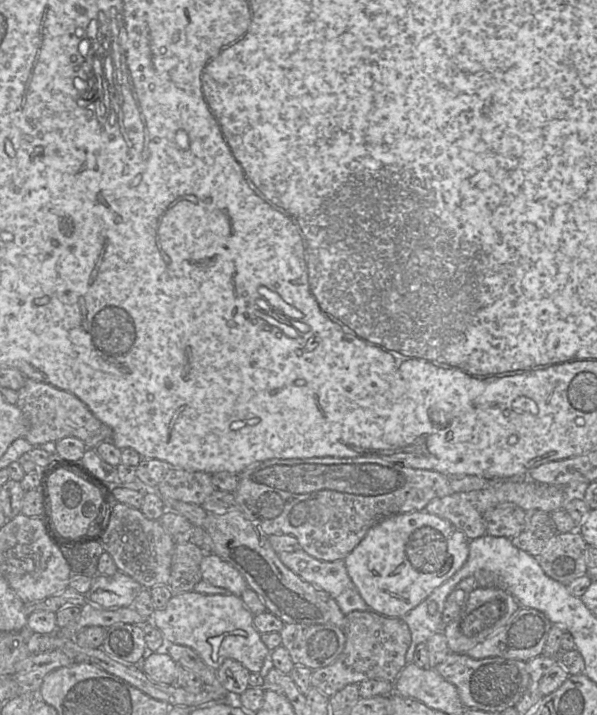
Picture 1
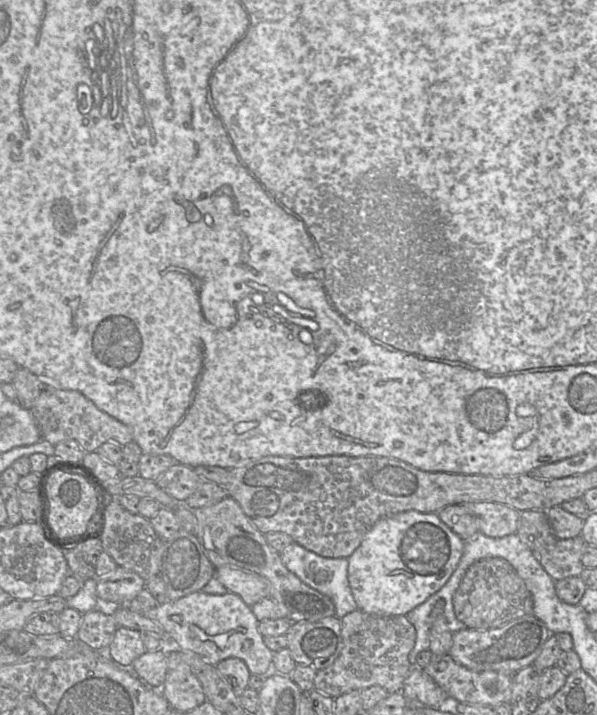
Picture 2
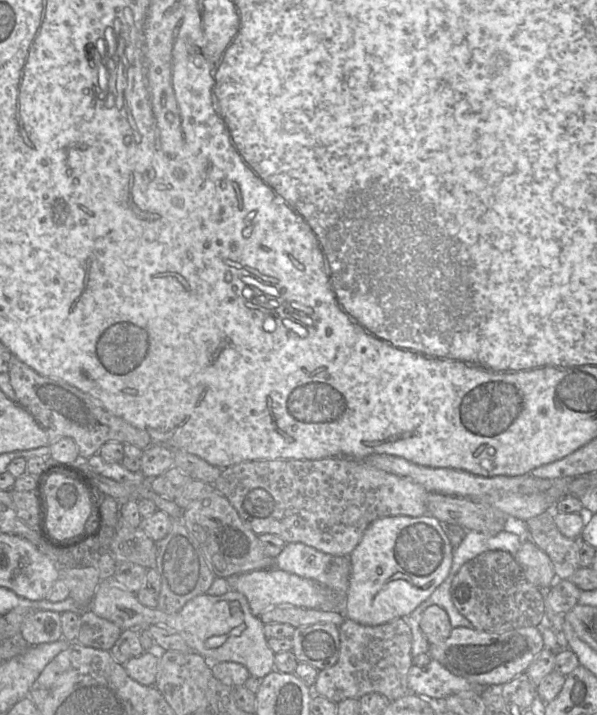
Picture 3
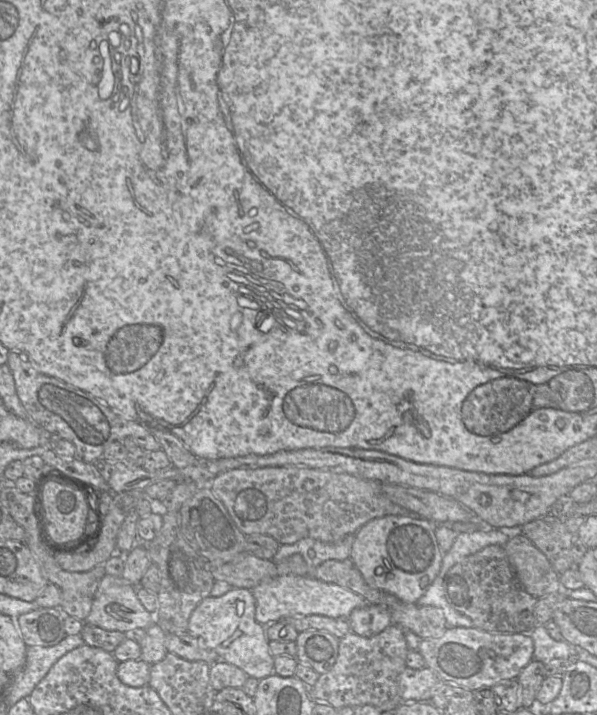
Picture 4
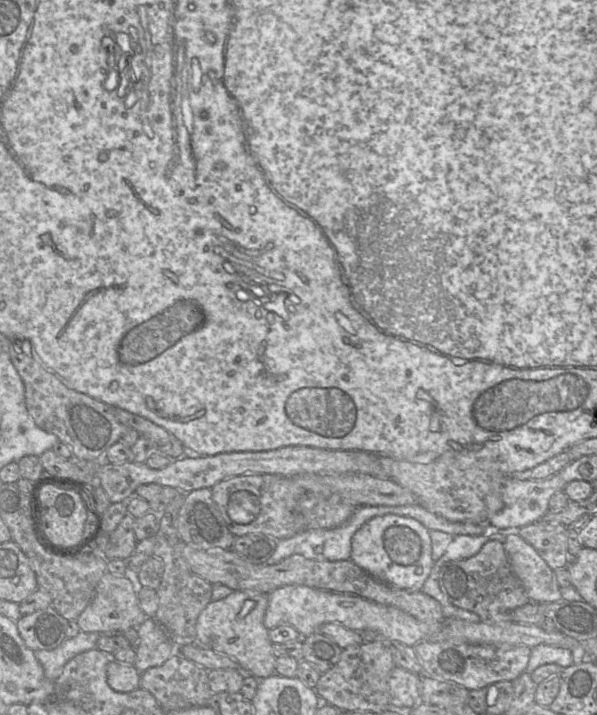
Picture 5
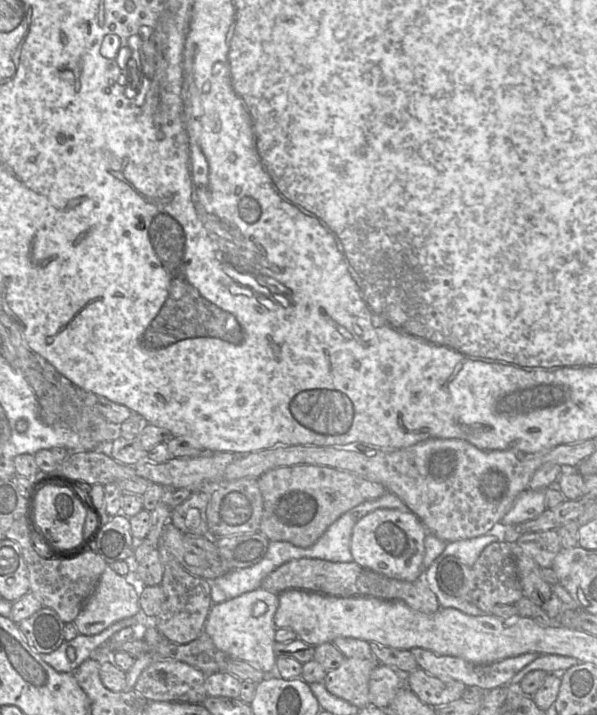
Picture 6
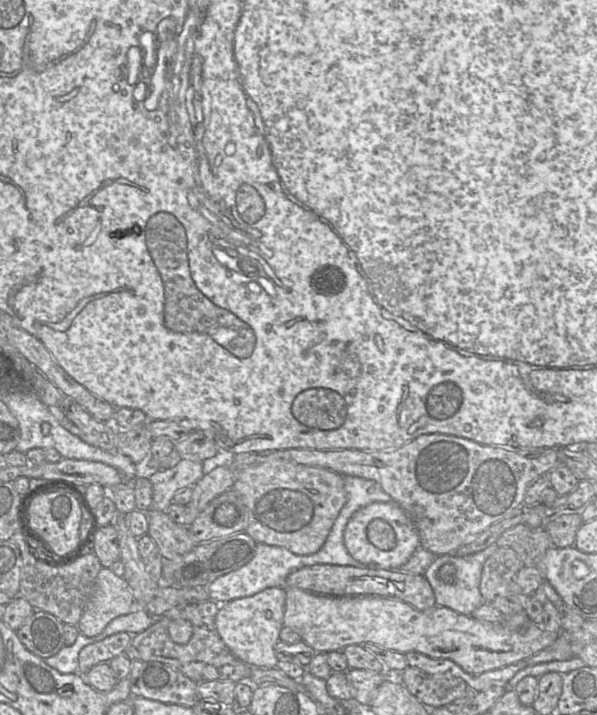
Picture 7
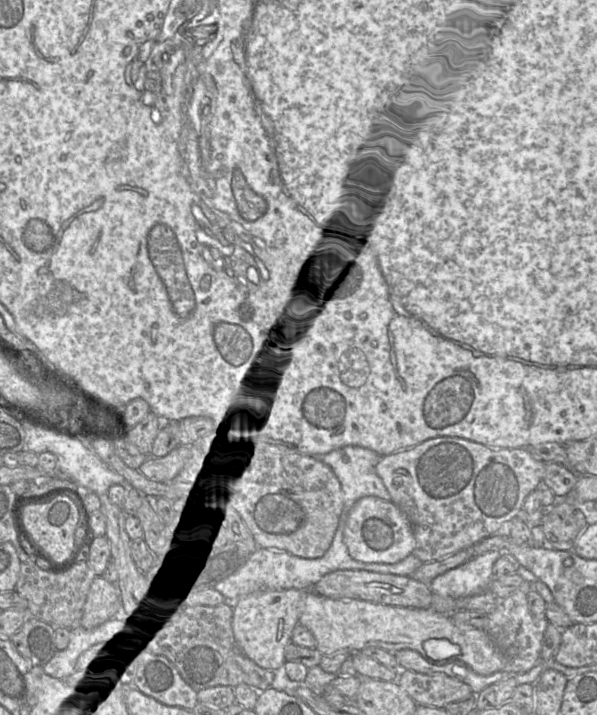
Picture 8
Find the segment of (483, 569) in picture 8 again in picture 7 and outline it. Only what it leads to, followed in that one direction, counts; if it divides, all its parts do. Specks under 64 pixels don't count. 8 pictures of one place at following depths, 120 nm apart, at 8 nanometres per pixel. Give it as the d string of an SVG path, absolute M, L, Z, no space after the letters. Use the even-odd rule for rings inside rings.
M494 543L480 552L467 556L458 556L456 554L436 556L436 558L423 574L434 591L436 604L438 606L448 607L460 614L467 616L471 615L474 610L480 607L483 603L483 598L479 590L482 568L486 559L498 548L499 547L497 547L496 543ZM446 563L452 564L456 568L456 578L454 584L445 584L437 577L437 571L443 565L447 565Z

